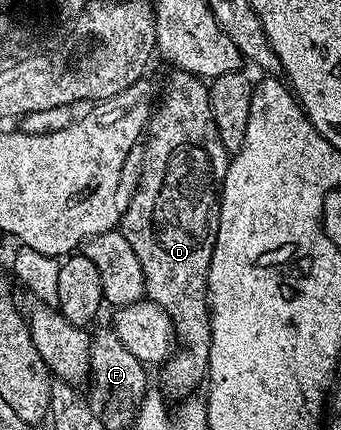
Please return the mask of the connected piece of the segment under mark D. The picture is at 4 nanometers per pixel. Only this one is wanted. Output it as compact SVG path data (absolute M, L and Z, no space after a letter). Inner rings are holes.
M175 70L172 71L172 73L172 76L164 82L163 88L161 84L161 91L157 96L157 103L154 105L145 127L145 143L142 145L142 148L144 147L143 165L139 168L139 185L136 186L135 193L131 196L131 201L129 201L128 204L126 201L125 207L122 209L121 231L123 237L129 242L129 246L133 246L133 254L137 254L137 262L141 262L143 291L146 299L151 300L157 306L161 306L161 310L170 318L171 324L175 328L175 338L178 344L158 369L158 372L160 371L160 385L158 384L158 387L162 389L168 397L187 398L194 393L191 391L193 391L198 384L200 387L200 385L204 383L207 374L209 342L211 341L211 312L207 309L207 271L209 270L209 262L213 258L215 239L219 233L219 193L223 191L223 179L227 173L229 153L225 150L225 146L221 146L221 138L217 134L217 122L213 122L213 110L211 109L209 94L207 93L208 85L204 83L200 77L191 76L188 72Z

